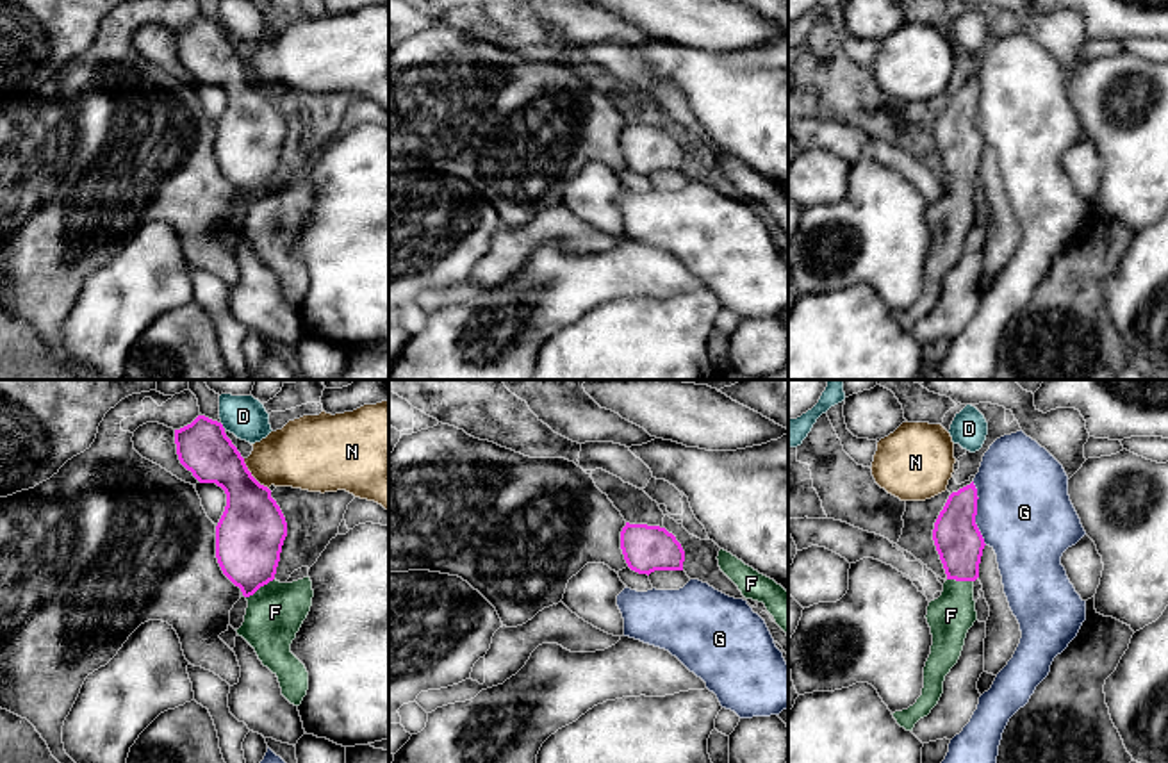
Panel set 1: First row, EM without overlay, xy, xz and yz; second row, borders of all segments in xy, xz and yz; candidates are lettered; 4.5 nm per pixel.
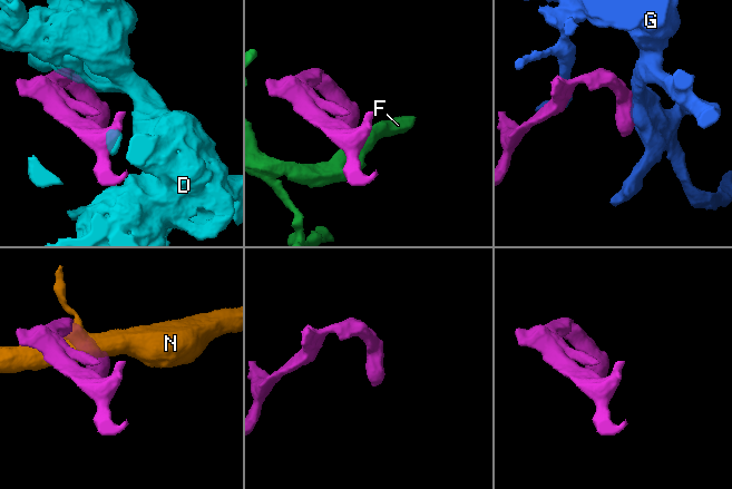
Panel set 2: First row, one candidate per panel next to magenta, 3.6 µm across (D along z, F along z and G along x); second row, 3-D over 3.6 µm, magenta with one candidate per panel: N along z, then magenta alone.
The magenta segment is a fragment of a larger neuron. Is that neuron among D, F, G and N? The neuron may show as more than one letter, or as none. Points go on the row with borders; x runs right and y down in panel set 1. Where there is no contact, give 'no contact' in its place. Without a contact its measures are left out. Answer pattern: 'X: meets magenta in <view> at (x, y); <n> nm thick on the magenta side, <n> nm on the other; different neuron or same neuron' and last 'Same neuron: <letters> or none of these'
D: meets magenta in xy at (222, 426); 240 nm thick on the magenta side, 190 nm on the other; different neuron
F: meets magenta in xy at (259, 587); 300 nm thick on the magenta side, 260 nm on the other; same neuron
G: meets magenta in yz at (976, 514); 220 nm thick on the magenta side, 440 nm on the other; different neuron
N: meets magenta in xy at (250, 475); 300 nm thick on the magenta side, 300 nm on the other; different neuron
Same neuron: F

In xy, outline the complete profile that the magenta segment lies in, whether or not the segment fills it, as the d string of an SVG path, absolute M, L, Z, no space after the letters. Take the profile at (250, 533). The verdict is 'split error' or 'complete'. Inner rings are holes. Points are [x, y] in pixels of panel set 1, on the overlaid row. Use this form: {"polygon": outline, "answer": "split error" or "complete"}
{"polygon": "M198 415L175 430L180 464L200 483L216 483L226 494L225 512L216 526L216 558L223 574L248 601L237 631L280 683L282 695L300 706L308 690L308 672L291 652L312 606L312 581L275 579L284 540L285 517L248 471L244 458L226 437L221 423Z", "answer": "split error"}

